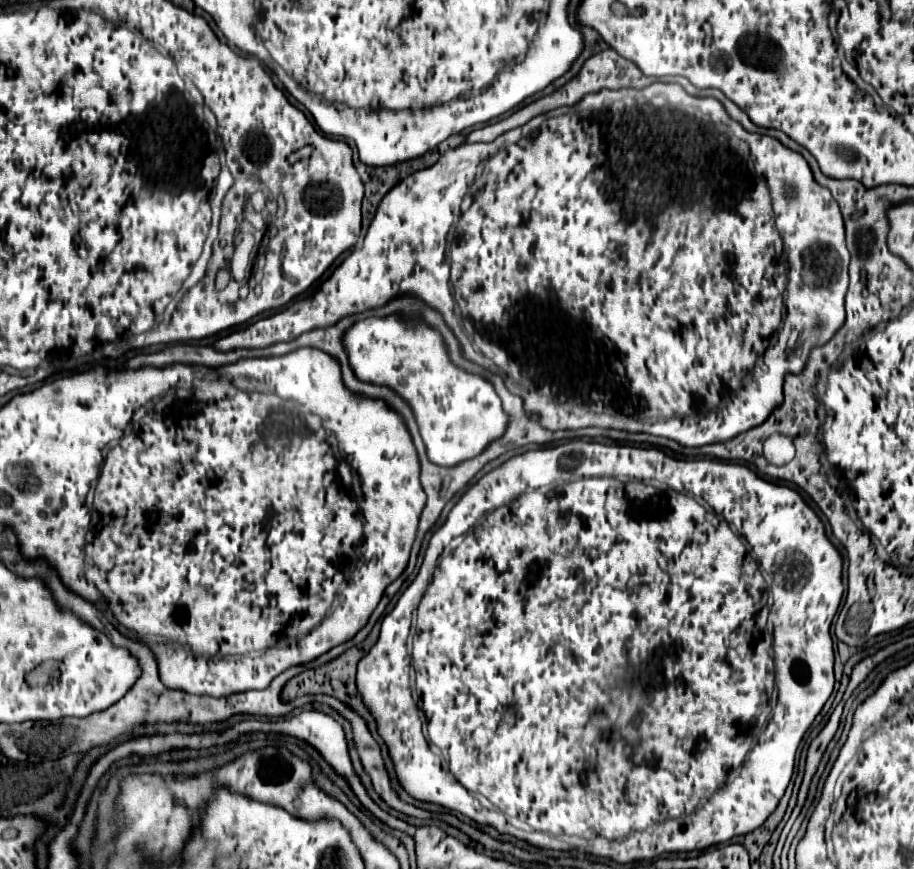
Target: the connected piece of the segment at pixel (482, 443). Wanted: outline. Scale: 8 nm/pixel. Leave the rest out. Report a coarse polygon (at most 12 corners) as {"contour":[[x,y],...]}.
{"contour":[[422,320],[344,334],[360,380],[416,414],[428,458],[456,466],[502,436],[492,384],[448,360]]}

